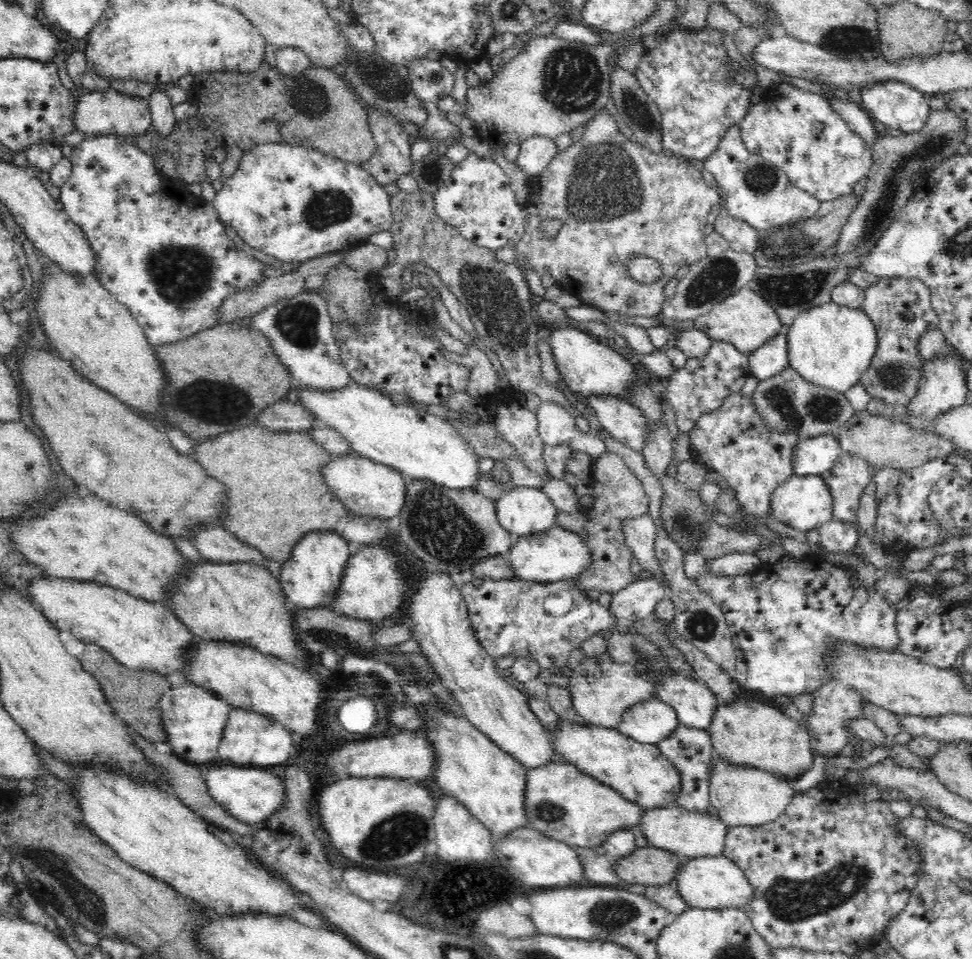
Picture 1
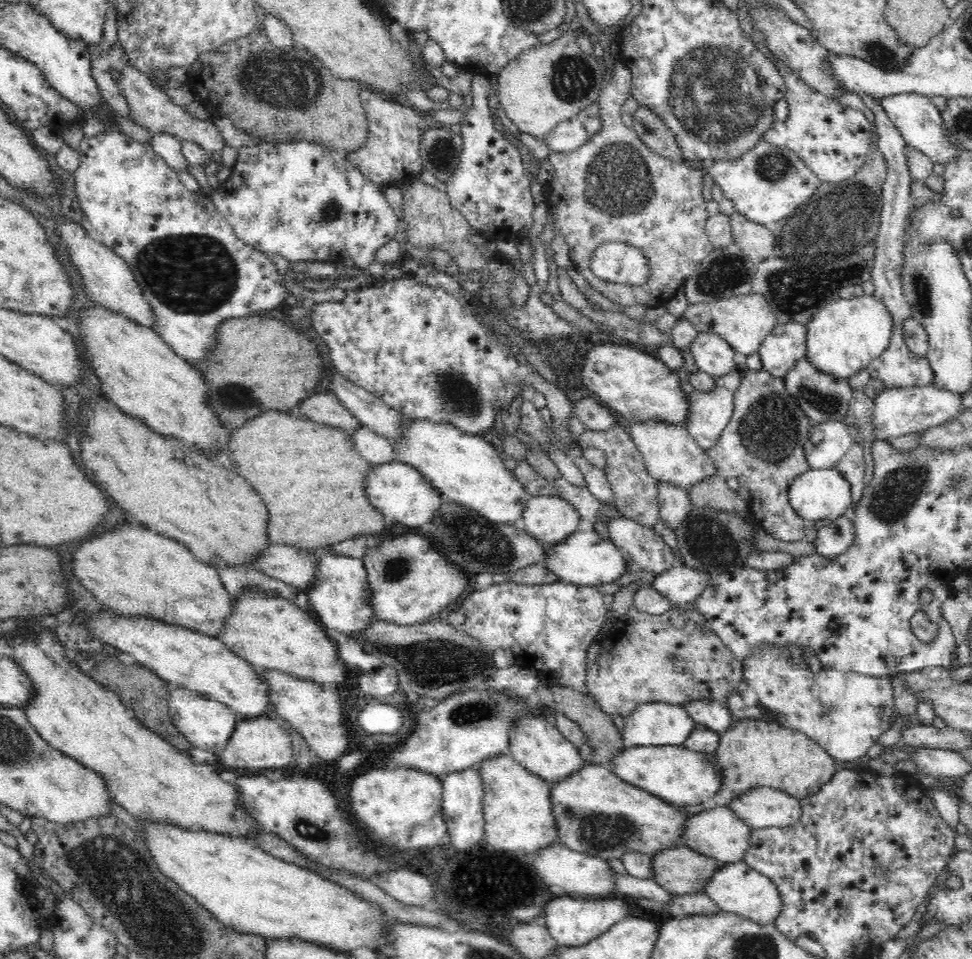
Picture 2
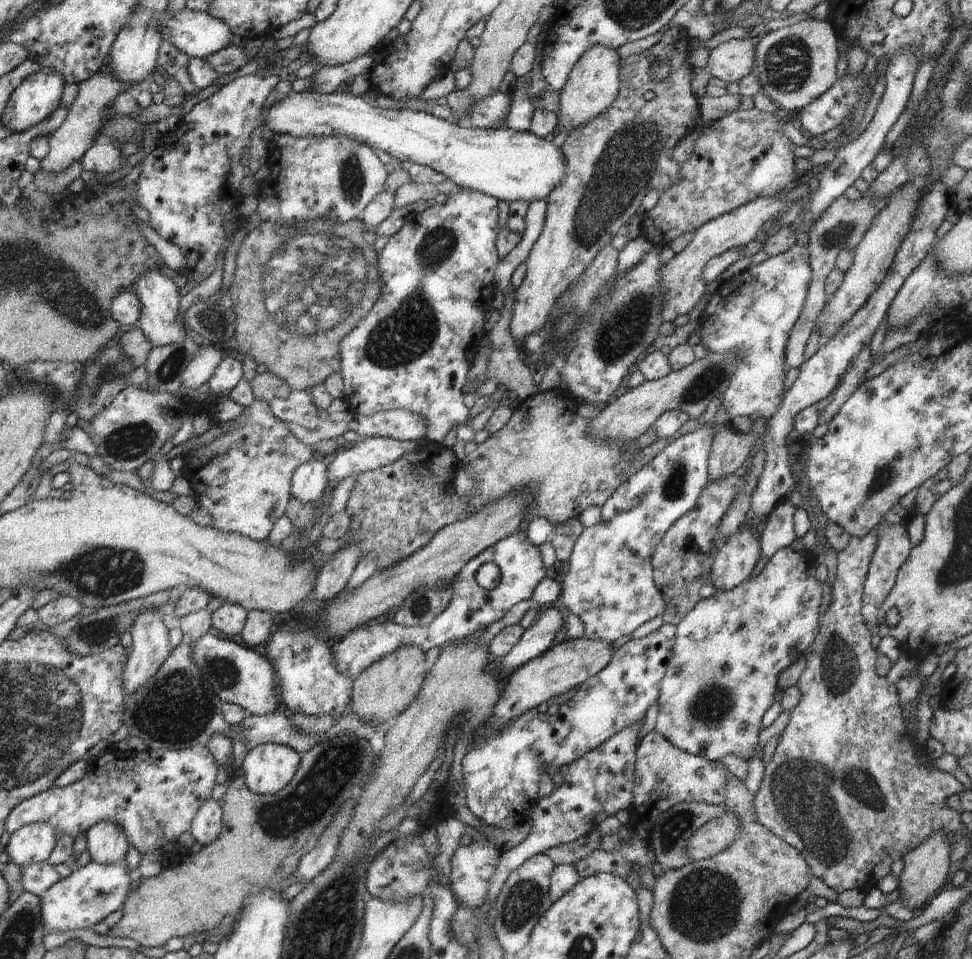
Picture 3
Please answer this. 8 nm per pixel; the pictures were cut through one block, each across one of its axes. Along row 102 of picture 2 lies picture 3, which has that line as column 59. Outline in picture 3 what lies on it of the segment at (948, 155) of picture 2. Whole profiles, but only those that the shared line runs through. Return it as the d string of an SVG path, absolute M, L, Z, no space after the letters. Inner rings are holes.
M126 861L114 865L98 865L90 862L65 879L56 882L41 898L41 920L43 934L68 932L78 929L92 929L110 914L123 909L129 896L129 885L135 873L127 871Z

